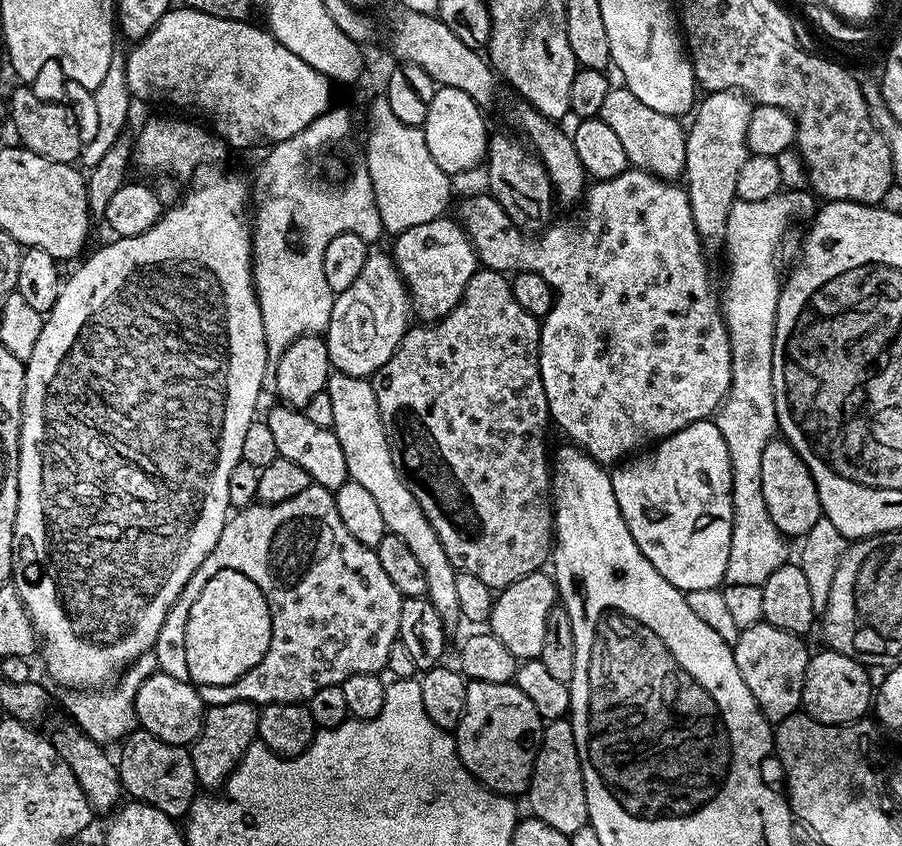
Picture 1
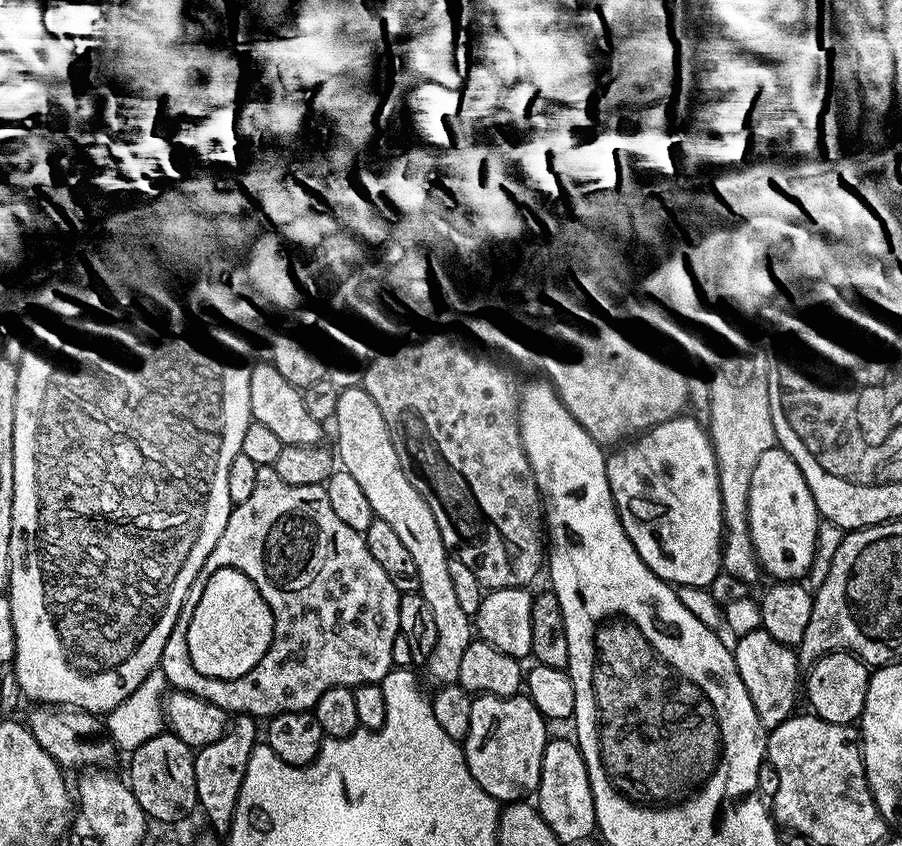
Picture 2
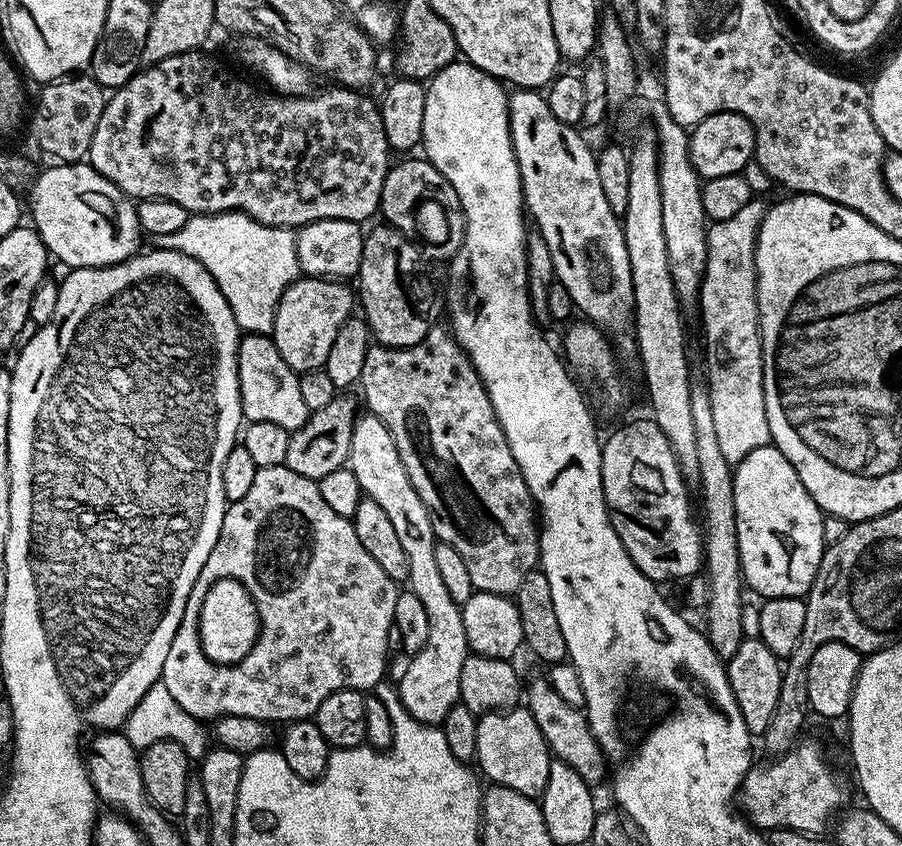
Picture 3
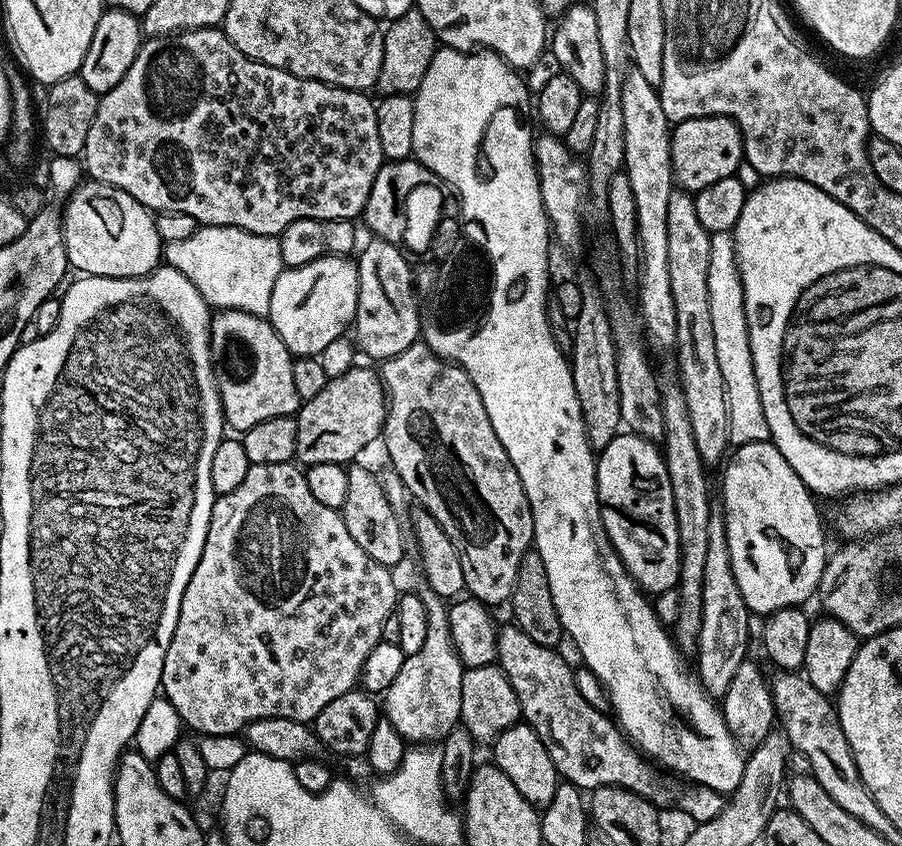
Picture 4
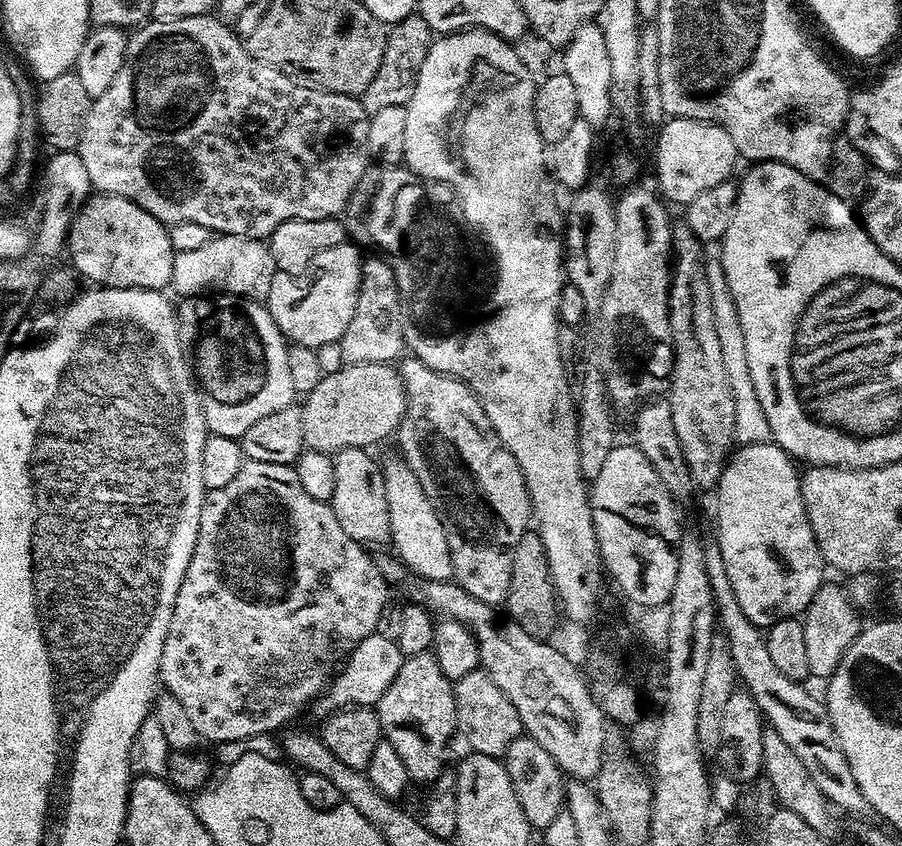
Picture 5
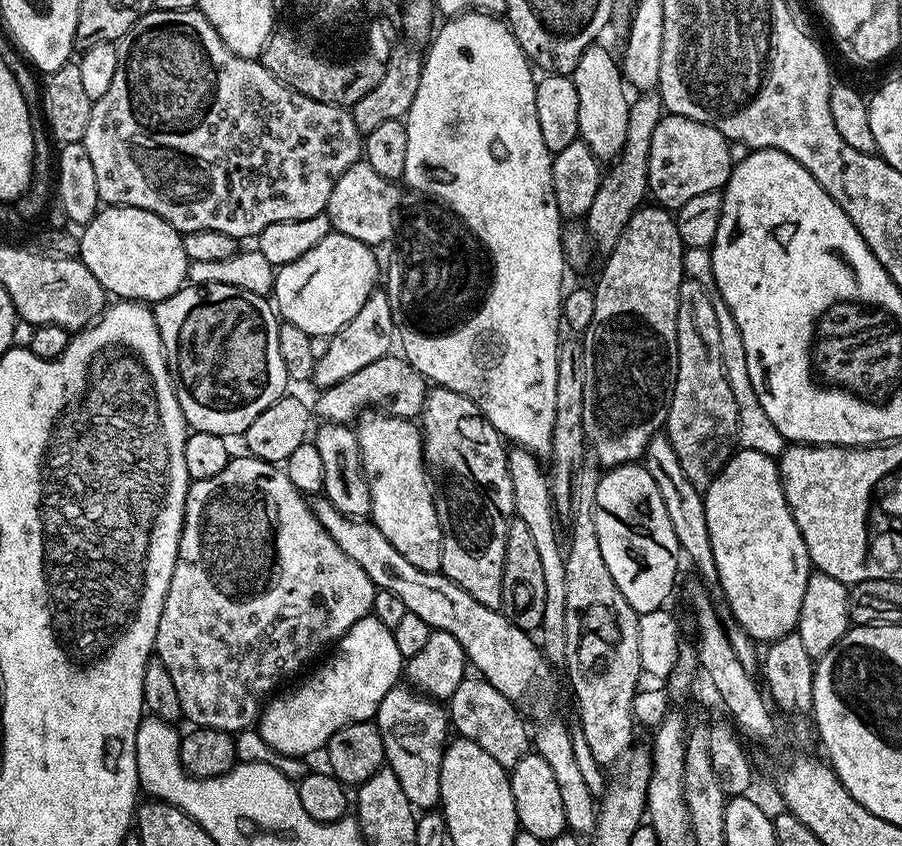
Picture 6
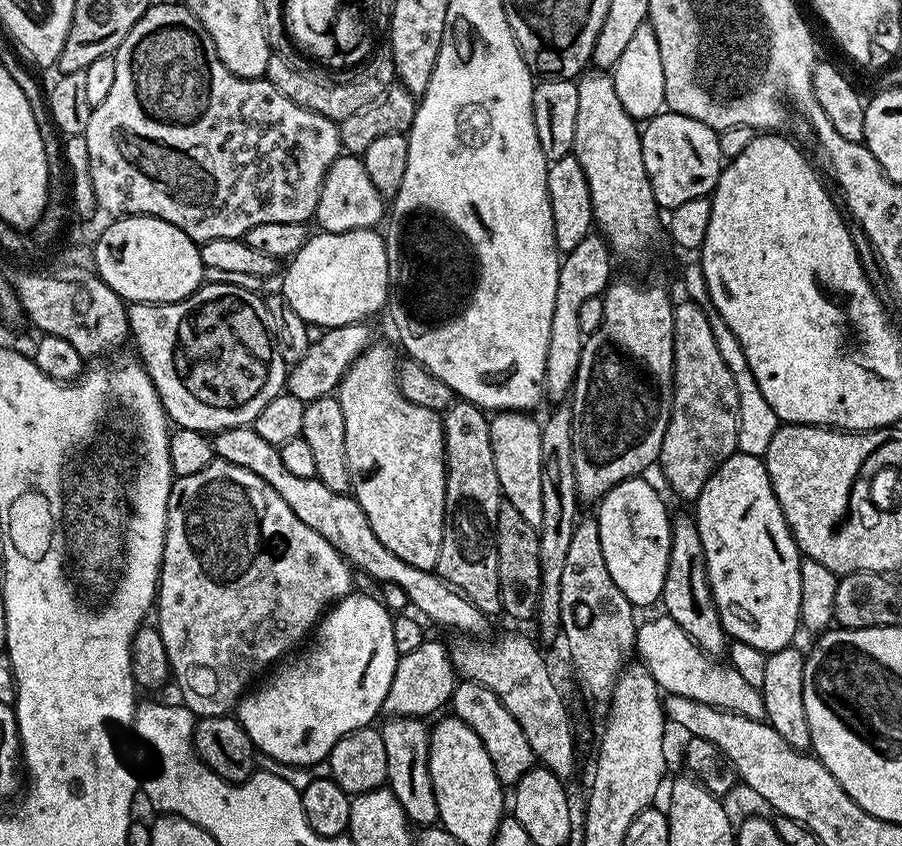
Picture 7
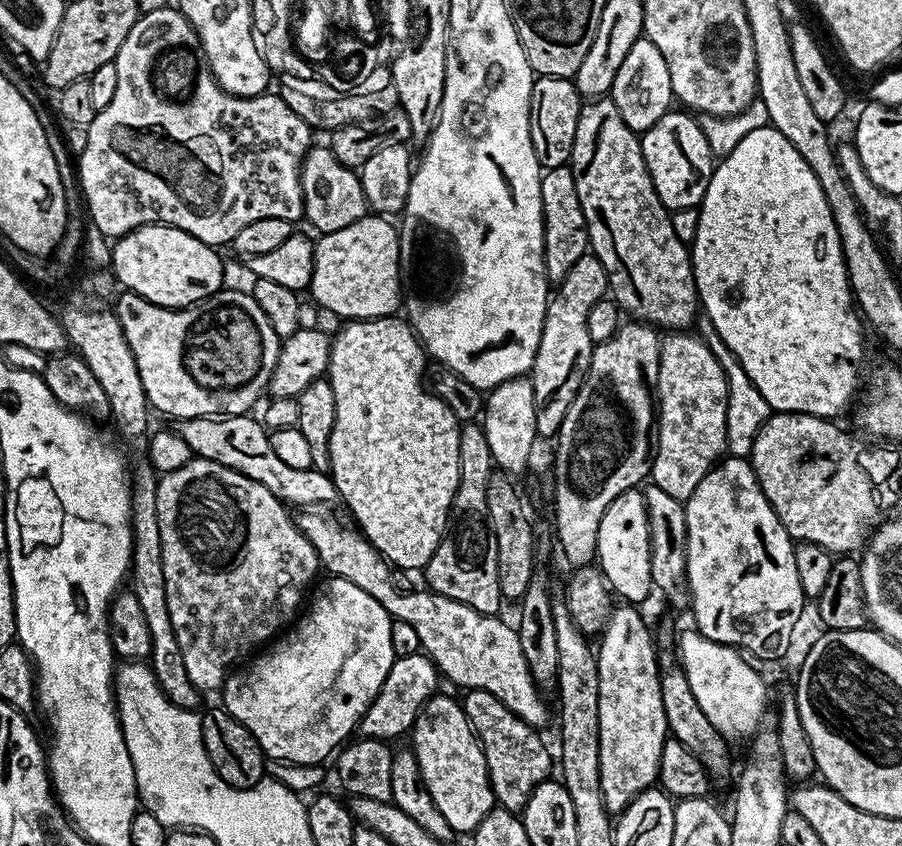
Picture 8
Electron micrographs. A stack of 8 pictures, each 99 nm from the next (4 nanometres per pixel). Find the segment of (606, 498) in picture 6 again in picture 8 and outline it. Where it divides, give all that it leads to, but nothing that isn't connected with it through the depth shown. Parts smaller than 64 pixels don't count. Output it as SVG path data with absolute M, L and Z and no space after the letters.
M633 490L618 494L618 498L614 498L610 506L606 506L602 522L598 522L595 559L600 571L604 573L604 579L608 581L609 589L619 599L620 596L624 599L621 601L632 606L643 605L648 591L651 593L654 588L648 549L648 511L644 505L643 491Z

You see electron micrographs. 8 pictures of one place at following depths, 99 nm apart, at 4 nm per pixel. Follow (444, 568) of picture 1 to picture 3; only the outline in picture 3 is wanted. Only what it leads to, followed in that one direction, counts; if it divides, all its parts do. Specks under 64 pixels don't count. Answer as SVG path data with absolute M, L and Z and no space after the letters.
M364 414L357 419L347 467L352 469L354 478L358 478L361 493L386 510L386 518L390 518L402 542L402 550L406 550L406 558L410 558L410 574L406 584L411 592L418 594L426 609L430 635L426 638L426 646L422 646L422 650L407 661L408 665L398 679L398 691L402 706L419 724L439 726L446 714L460 703L462 662L466 662L470 649L466 642L466 626L462 626L461 605L450 598L446 582L442 582L442 574L438 571L438 562L434 559L438 541L430 514L406 474L406 466L402 466L402 458L398 454L398 446L394 446L390 430L386 430L377 416Z

